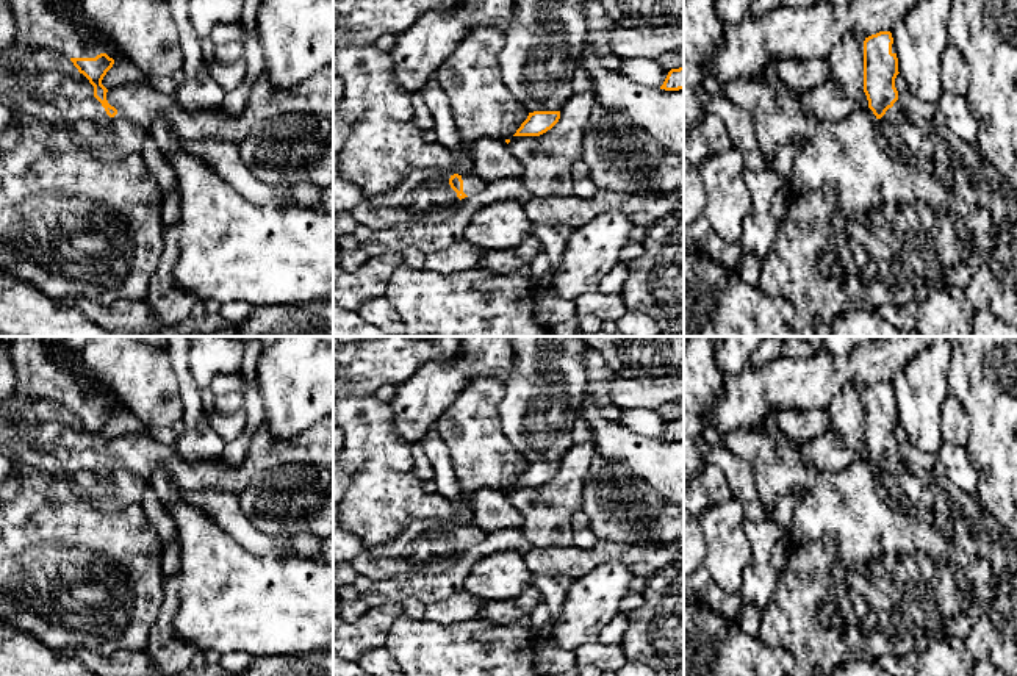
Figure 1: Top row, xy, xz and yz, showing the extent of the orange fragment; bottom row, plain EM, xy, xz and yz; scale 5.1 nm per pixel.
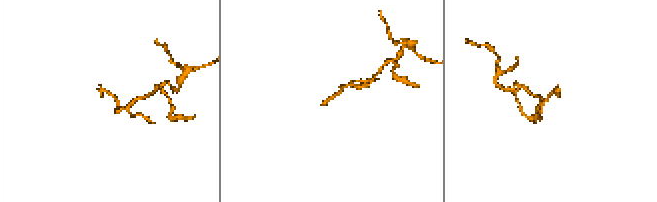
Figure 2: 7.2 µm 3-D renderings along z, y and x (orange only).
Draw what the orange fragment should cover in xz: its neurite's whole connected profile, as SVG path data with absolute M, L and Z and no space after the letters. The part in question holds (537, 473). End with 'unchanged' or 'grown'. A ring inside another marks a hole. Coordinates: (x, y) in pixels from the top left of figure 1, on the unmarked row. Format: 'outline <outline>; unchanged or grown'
outline M534 462L513 487L540 487L551 480L560 469L560 462Z; unchanged

